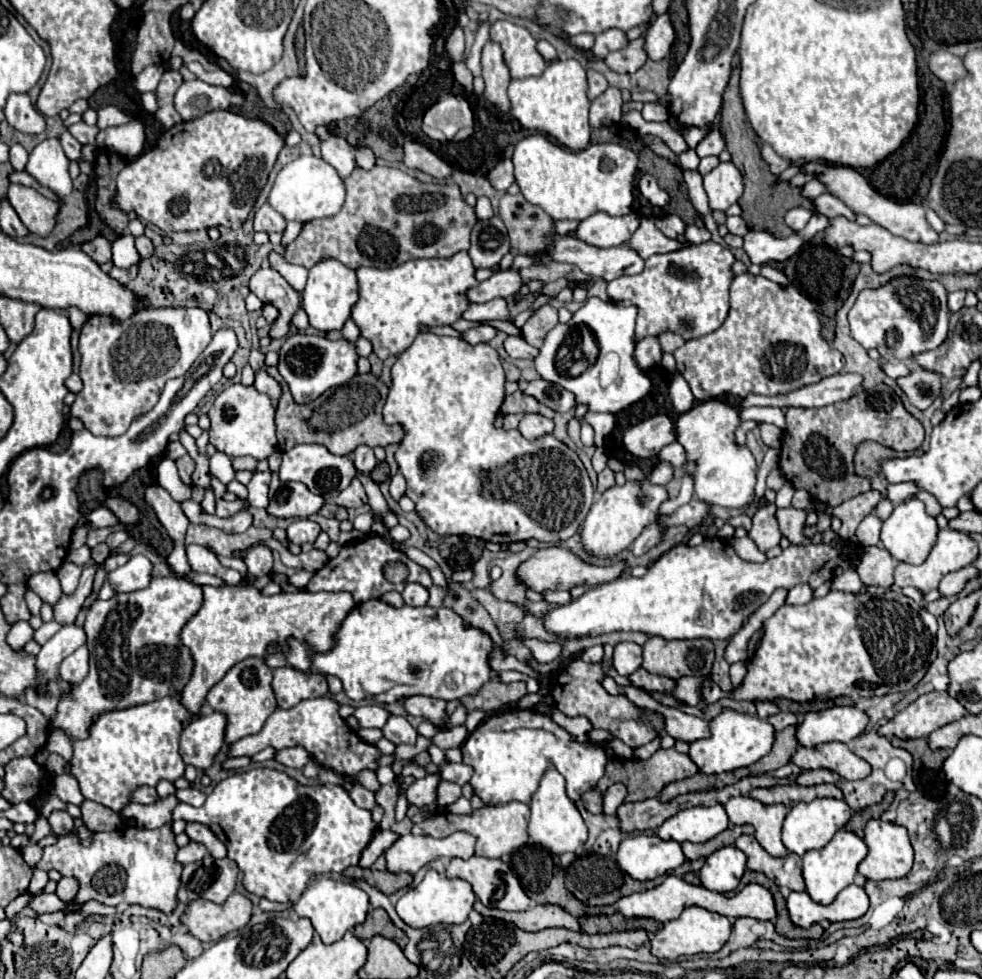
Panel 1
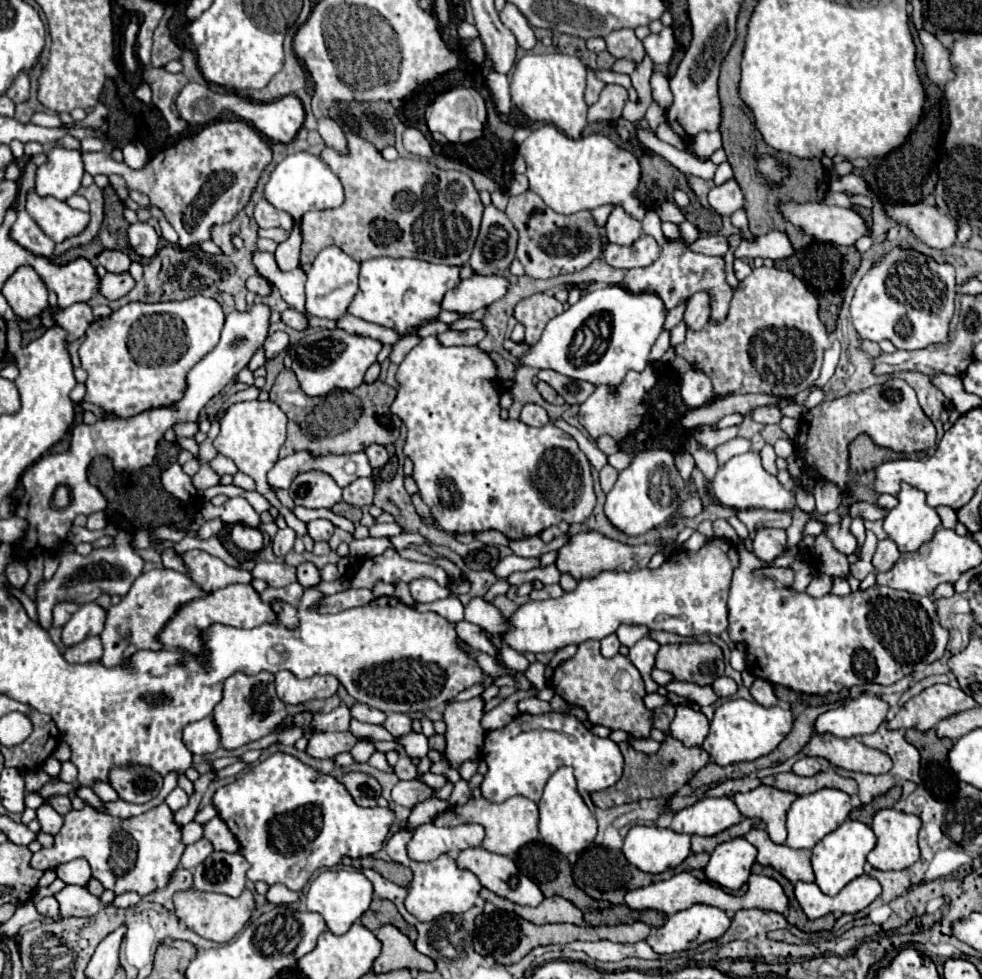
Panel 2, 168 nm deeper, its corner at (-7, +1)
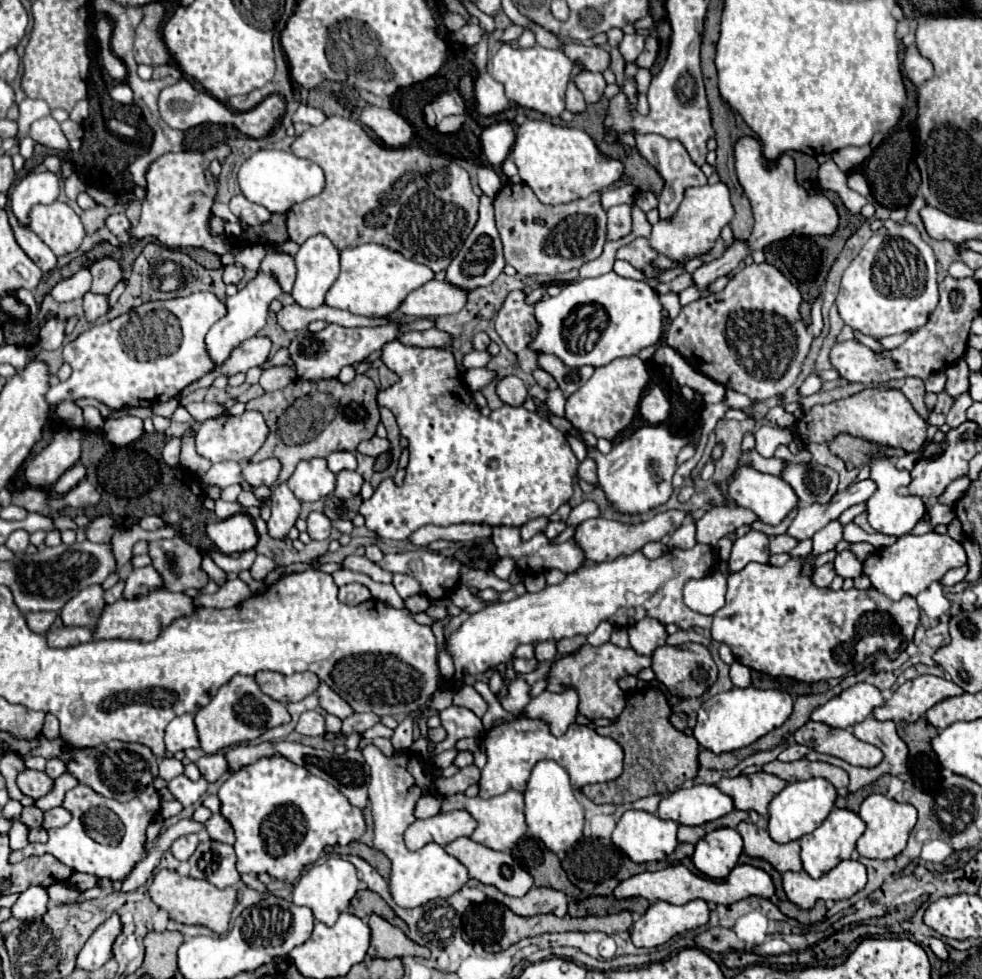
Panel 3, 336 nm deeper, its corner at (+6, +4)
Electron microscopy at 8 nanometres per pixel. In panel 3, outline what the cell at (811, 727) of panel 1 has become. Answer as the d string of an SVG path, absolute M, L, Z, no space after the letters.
M859 682L839 696L831 698L827 704L815 708L811 720L827 724L831 728L851 728L871 716L873 708L883 704L885 700L875 686Z

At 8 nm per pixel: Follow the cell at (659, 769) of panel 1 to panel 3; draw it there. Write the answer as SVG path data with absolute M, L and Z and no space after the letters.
M659 690L627 694L627 706L619 720L615 720L613 726L597 728L599 736L609 736L623 748L625 752L623 774L617 780L599 786L585 786L583 794L591 798L595 804L625 804L635 802L649 794L657 794L661 790L673 792L689 784L699 770L697 764L699 744L695 742L693 736L685 736L683 732L675 730L669 724L669 714L671 706L667 704L663 692Z

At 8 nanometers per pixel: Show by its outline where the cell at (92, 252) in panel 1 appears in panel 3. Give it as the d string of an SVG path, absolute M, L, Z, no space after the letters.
M111 256L95 260L89 270L93 274L91 290L97 292L97 294L109 294L123 276L123 272L119 268L119 262L115 258L111 258Z

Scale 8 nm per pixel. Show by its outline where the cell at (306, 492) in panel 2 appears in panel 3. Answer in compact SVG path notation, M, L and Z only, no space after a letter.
M323 458L303 460L285 482L301 502L317 502L335 490L335 474L327 470Z

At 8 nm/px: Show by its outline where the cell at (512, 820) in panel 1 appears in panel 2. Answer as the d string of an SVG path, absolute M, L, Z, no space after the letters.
M480 797L480 799L470 799L464 805L450 807L446 813L442 813L434 821L436 827L452 827L452 825L462 825L462 823L480 823L486 829L482 847L498 855L510 856L516 854L522 845L538 837L538 805L526 797L510 797L504 803L492 803Z

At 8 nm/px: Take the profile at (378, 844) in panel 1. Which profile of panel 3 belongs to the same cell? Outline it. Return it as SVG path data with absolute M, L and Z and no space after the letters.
M425 794L425 796L421 796L417 800L417 804L415 804L415 812L413 812L415 818L431 818L431 816L439 814L437 806L441 806L441 802L443 802L441 794L439 794L439 798L437 798L437 794Z

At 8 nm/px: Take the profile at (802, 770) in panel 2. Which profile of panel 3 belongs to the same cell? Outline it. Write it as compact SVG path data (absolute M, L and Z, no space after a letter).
M795 744L795 746L785 748L785 750L779 754L779 760L781 760L781 762L795 762L795 760L805 758L809 752L811 752L811 750L809 750L807 746L799 746L799 744Z

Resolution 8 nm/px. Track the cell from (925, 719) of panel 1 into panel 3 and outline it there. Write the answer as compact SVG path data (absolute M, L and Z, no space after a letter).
M919 676L901 684L883 706L873 710L873 716L877 720L917 722L931 706L961 694L963 690L945 678Z

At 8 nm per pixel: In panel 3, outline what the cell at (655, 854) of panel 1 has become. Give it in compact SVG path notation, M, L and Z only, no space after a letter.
M627 810L619 818L611 840L633 862L655 862L677 848L677 828L671 820L661 820L641 810Z

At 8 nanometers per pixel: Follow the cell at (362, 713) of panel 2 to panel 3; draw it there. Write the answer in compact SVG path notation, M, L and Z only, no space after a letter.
M321 682L321 686L319 686L317 692L319 692L319 704L321 704L321 708L323 708L325 712L335 714L335 716L341 718L341 720L353 714L353 708L351 708L343 698L339 698L325 682Z

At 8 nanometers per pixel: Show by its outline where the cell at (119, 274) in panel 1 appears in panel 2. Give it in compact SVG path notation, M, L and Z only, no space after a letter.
M106 273L106 277L100 283L100 295L104 295L108 301L116 301L126 293L130 293L132 289L134 289L134 279L130 277L130 273L122 275Z

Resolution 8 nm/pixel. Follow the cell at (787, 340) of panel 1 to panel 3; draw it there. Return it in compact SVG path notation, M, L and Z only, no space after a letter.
M749 264L739 270L721 292L699 298L685 306L669 324L667 344L675 352L679 352L697 372L723 384L725 388L757 400L767 400L783 394L797 380L801 366L809 354L813 336L809 334L799 314L799 304L799 290L777 268L773 268L771 264Z

